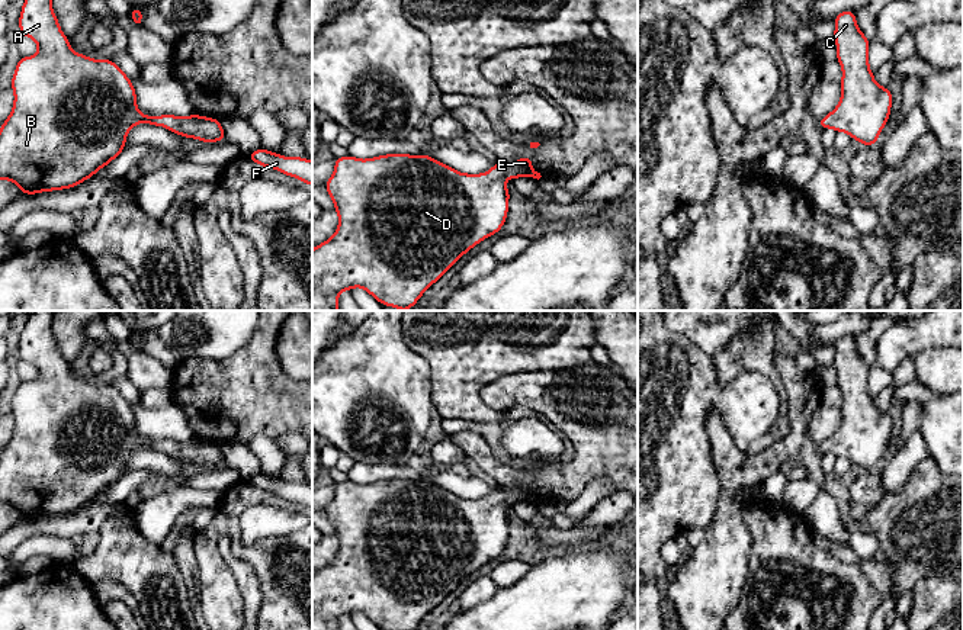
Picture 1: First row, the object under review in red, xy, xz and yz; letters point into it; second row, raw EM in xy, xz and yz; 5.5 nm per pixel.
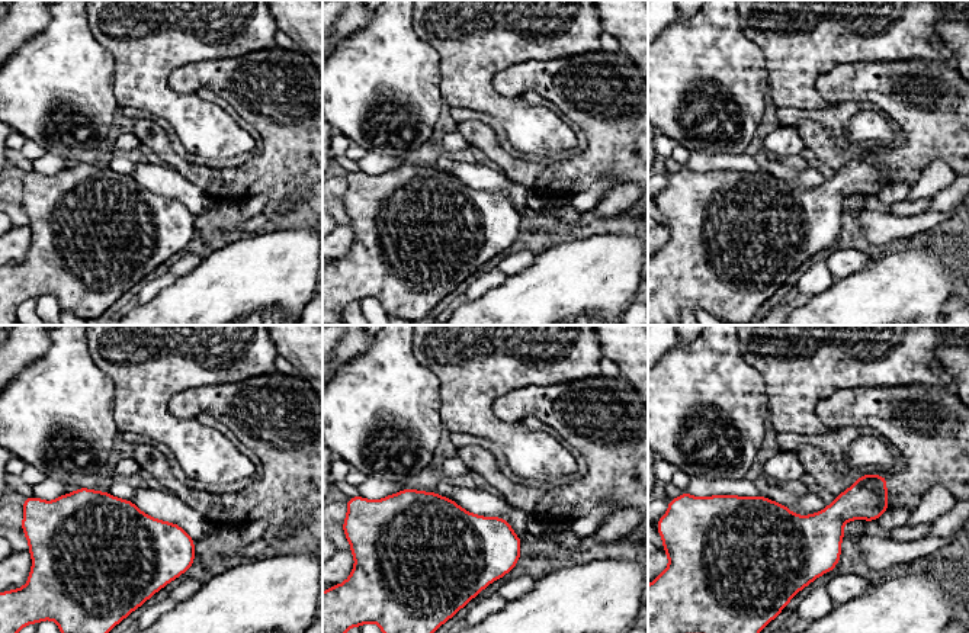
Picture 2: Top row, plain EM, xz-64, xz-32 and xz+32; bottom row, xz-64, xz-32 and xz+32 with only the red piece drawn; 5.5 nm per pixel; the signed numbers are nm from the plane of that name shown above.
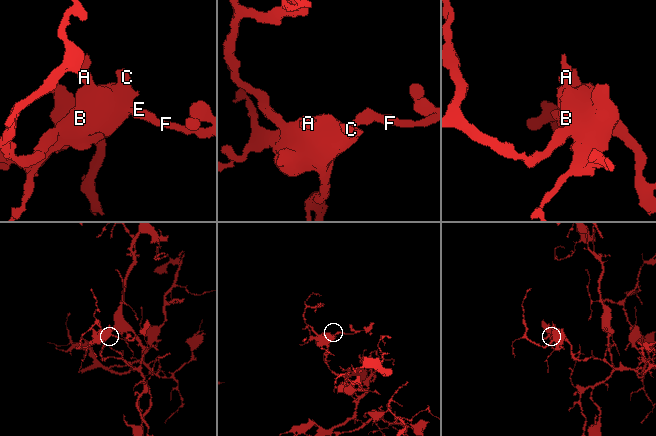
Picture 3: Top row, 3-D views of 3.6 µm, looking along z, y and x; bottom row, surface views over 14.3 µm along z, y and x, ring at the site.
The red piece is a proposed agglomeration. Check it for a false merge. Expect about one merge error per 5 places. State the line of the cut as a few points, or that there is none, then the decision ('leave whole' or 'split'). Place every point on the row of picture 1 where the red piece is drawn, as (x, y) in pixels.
no cut | leave whole

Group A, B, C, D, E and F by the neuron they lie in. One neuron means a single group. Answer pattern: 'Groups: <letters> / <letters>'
Groups: A B C D E F

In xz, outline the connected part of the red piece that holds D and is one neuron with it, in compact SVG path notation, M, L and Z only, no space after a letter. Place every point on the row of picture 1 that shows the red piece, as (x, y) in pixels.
M394 152L367 160L346 155L336 158L334 165L325 189L338 213L338 226L330 240L312 250L312 311L338 311L338 295L353 287L363 287L383 306L401 311L413 308L463 254L503 228L511 196L505 180L542 177L526 155L516 163L497 161L491 170L481 174L456 171L426 154Z

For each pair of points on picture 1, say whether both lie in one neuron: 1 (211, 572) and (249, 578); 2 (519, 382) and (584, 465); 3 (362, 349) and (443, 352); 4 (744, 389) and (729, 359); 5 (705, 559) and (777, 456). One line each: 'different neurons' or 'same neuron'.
1: different neurons
2: same neuron
3: different neurons
4: different neurons
5: same neuron

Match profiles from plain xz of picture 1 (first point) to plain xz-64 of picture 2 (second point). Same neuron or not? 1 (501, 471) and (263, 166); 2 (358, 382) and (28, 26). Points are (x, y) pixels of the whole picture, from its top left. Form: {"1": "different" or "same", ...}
{"1": "same", "2": "different"}

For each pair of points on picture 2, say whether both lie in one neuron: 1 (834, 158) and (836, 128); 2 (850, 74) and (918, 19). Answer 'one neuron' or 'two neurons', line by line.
1: two neurons
2: two neurons

